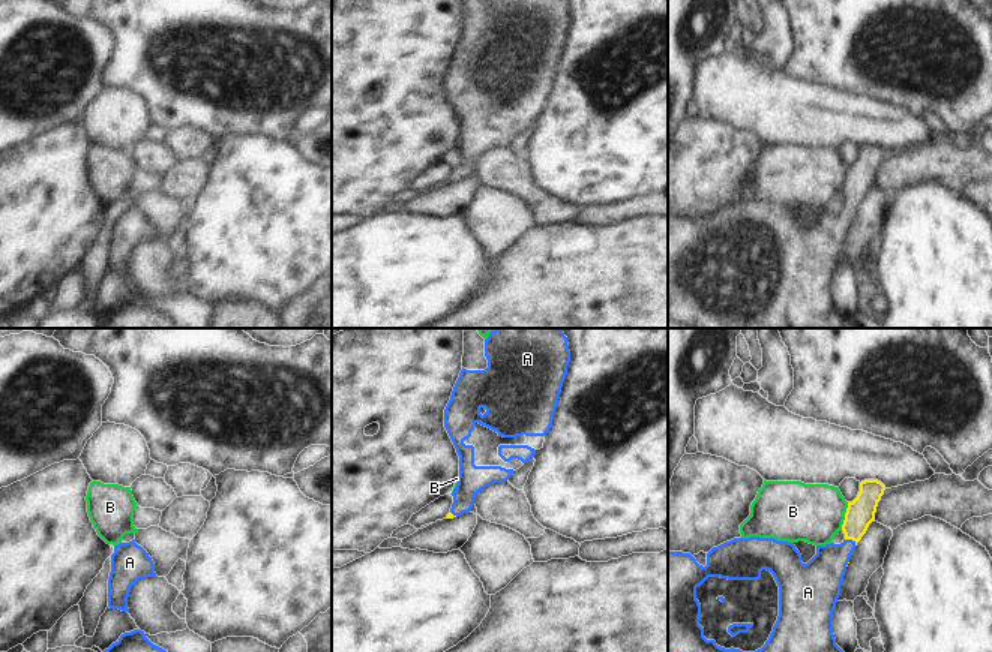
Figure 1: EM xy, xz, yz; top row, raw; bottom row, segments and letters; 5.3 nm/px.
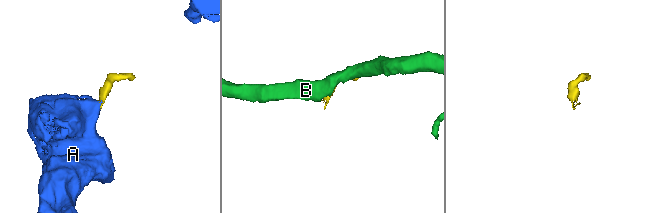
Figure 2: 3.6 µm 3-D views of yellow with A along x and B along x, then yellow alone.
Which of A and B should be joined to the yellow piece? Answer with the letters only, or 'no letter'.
A

